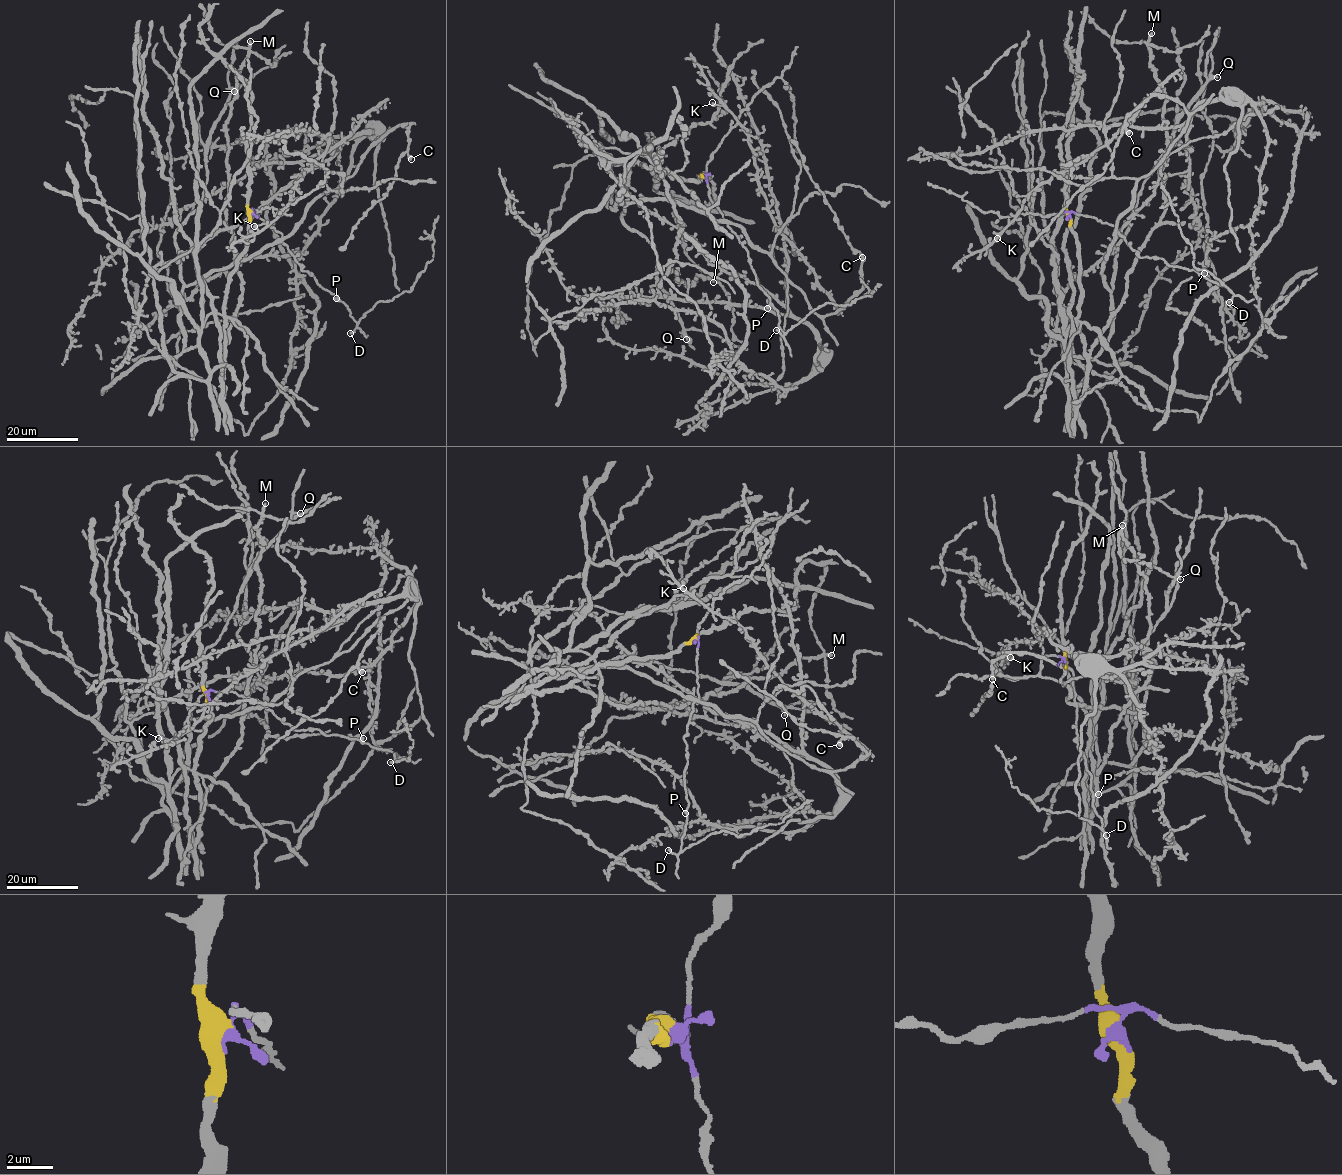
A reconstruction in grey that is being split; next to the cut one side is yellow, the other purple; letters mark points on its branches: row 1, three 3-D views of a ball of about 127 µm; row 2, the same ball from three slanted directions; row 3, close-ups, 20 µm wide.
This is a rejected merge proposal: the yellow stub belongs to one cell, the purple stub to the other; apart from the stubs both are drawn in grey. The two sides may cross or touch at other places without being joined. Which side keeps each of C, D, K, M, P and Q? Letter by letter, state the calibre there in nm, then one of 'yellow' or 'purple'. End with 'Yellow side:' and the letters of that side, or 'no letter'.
C: calibre 650 nm; yellow
D: calibre 280 nm; purple
K: calibre 440 nm; purple
M: calibre 320 nm; yellow
P: calibre 440 nm; purple
Q: calibre 200 nm; yellow
Yellow side: C, M, Q

